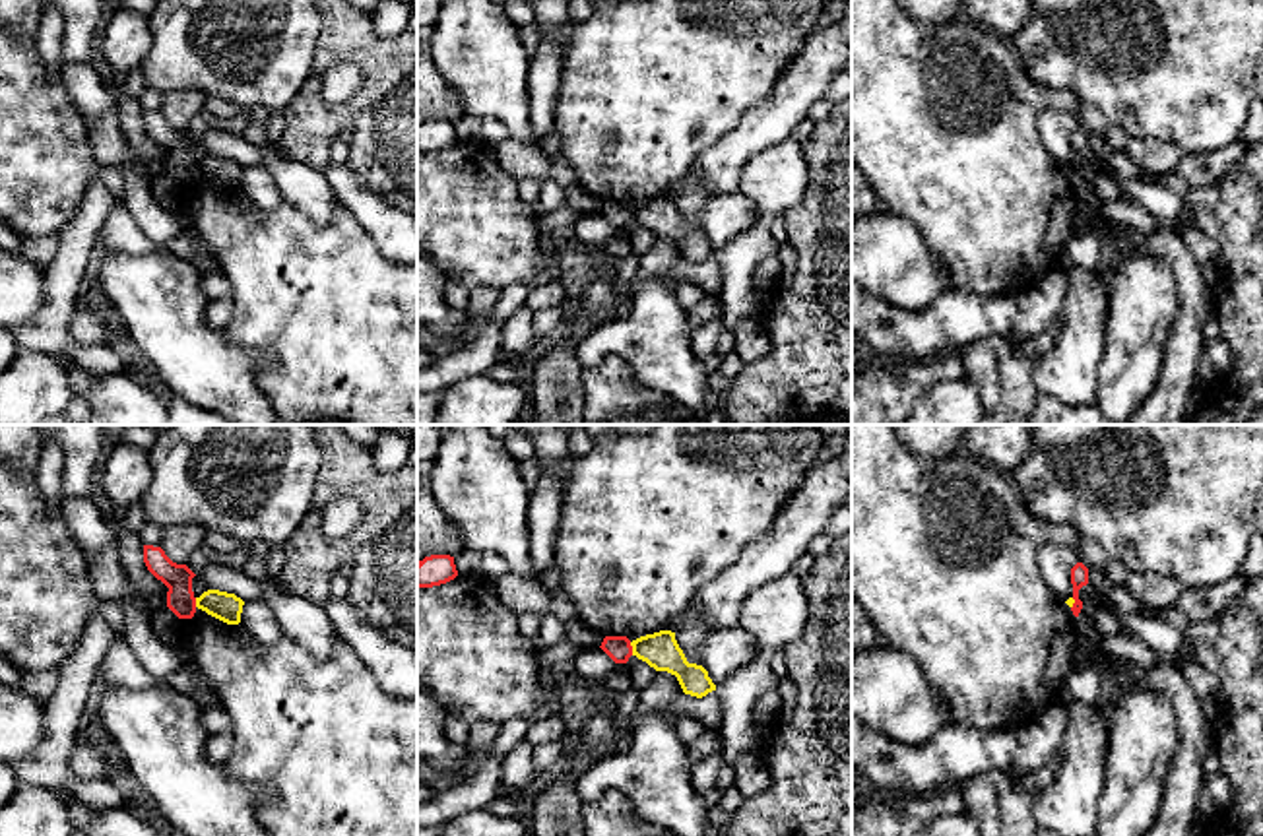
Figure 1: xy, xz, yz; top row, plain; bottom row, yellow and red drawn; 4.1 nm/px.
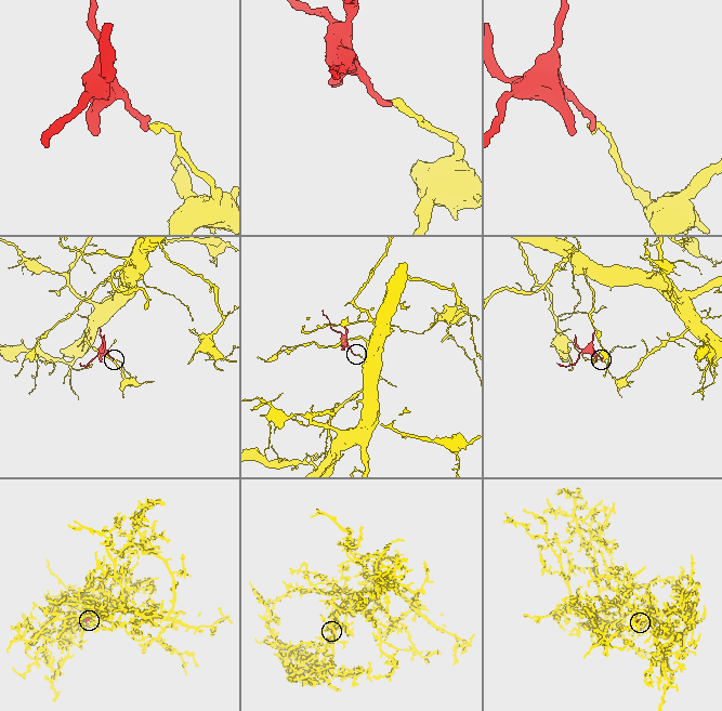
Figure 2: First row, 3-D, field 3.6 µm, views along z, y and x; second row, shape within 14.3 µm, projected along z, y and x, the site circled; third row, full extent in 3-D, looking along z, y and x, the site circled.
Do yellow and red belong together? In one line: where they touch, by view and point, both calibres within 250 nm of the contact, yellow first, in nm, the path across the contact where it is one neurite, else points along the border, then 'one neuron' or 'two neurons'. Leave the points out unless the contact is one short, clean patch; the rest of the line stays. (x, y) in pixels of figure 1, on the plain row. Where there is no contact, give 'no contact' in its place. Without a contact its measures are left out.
meets yellow in xz at (633, 214); 160 nm thick on the yellow side, 100 nm on the other; border along xz (629, 208), (633, 220); two neurons

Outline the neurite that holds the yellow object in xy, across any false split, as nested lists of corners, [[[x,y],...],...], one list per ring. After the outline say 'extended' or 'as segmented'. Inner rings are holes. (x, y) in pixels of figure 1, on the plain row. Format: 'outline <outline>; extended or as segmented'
outline [[[208,155],[200,163],[196,163],[196,173],[206,177],[208,180],[227,188],[239,190],[244,167],[235,159]]]; as segmented

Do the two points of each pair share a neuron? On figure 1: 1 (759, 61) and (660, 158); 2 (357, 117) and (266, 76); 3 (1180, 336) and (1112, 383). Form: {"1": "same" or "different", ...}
{"1": "same", "2": "different", "3": "different"}

